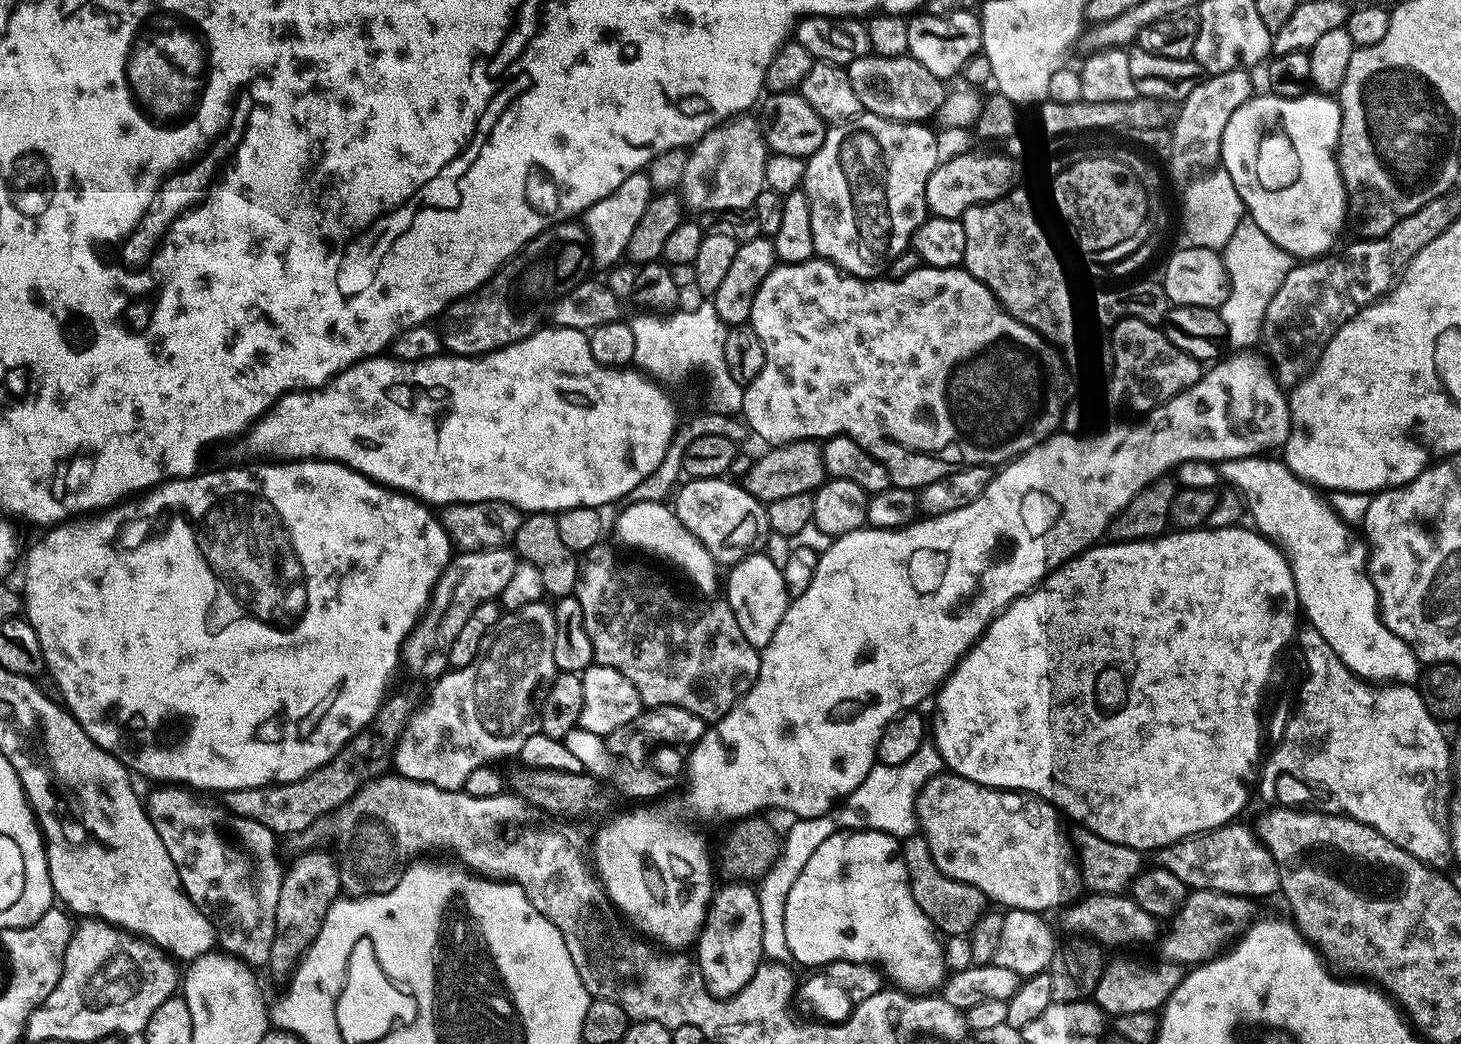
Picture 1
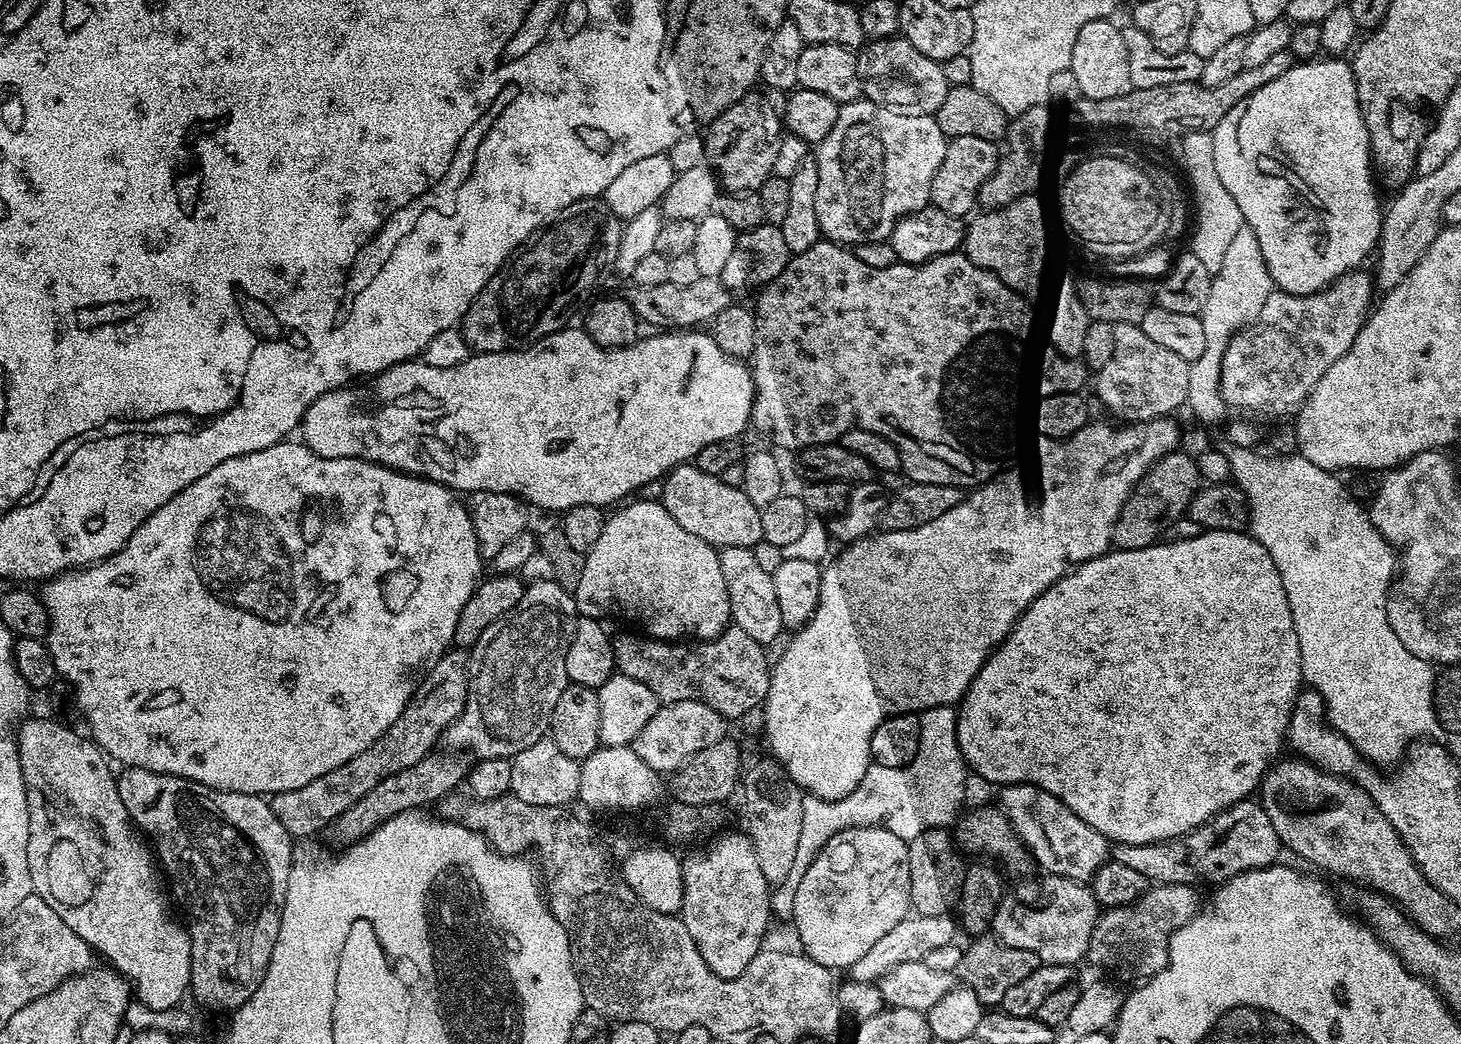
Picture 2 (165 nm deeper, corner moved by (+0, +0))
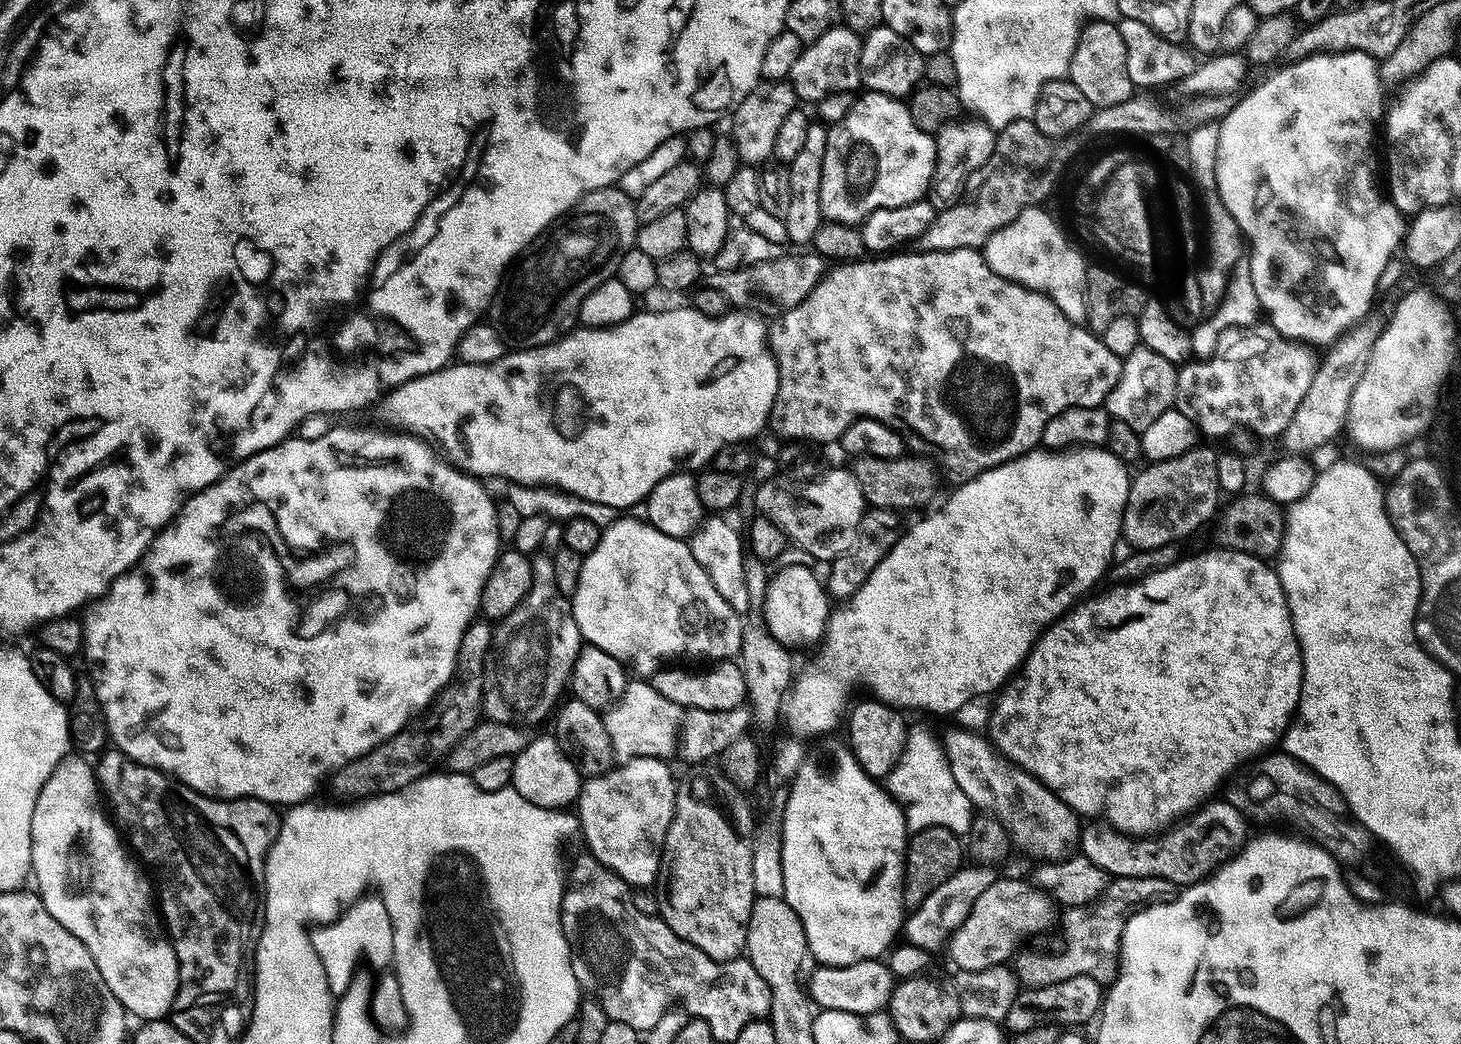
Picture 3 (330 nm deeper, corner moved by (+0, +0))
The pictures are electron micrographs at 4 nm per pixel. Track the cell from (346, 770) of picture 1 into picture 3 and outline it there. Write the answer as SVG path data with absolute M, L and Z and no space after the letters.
M474 622L466 630L466 634L460 643L460 653L456 659L456 674L452 677L439 696L432 701L430 707L415 722L409 723L398 734L394 734L385 744L380 744L374 750L370 750L365 756L352 760L345 768L339 768L331 777L330 785L340 796L356 796L352 798L367 798L381 792L397 792L408 788L422 777L429 775L437 767L436 763L443 761L451 752L454 745L466 735L475 724L481 723L482 705L484 702L484 670L486 657L492 651L492 636L494 628L488 622Z

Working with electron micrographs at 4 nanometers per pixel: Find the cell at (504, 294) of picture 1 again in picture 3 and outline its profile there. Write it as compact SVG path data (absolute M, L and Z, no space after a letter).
M619 186L599 188L586 194L566 213L566 218L549 228L543 236L537 236L531 247L511 265L494 301L495 327L520 348L537 348L571 332L577 323L582 302L586 302L586 294L598 290L602 282L616 276L622 258L636 243L637 227L636 200L627 196Z

